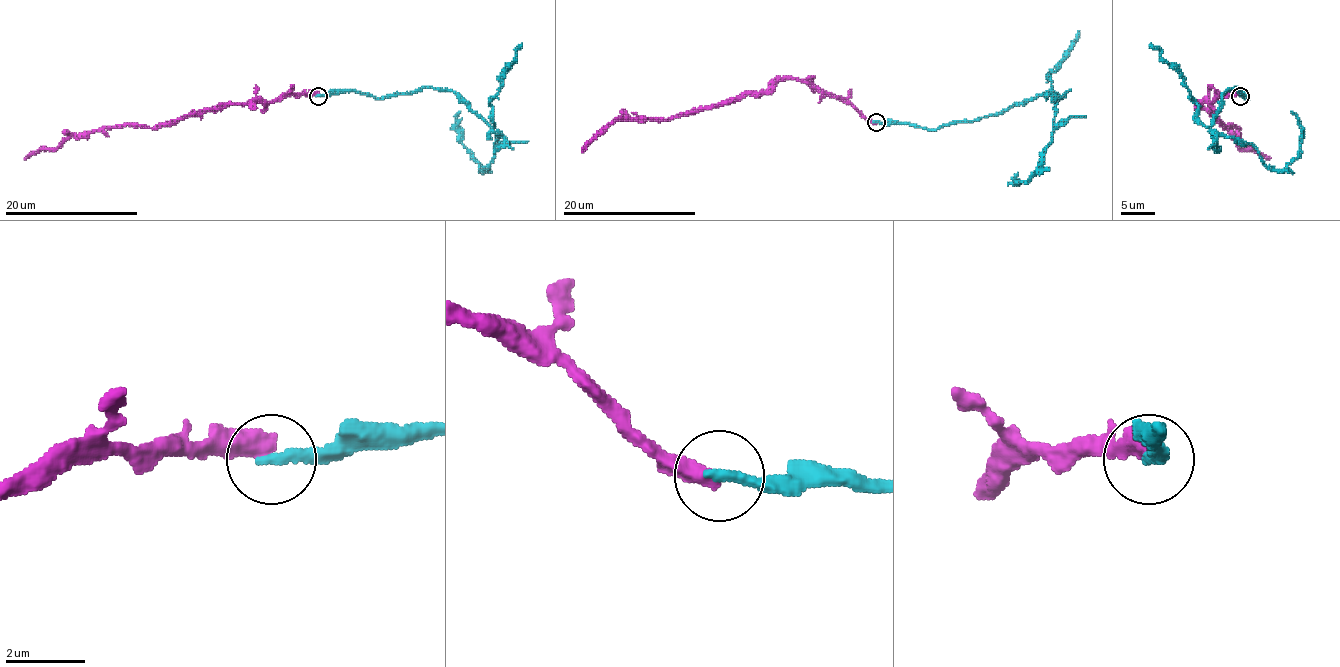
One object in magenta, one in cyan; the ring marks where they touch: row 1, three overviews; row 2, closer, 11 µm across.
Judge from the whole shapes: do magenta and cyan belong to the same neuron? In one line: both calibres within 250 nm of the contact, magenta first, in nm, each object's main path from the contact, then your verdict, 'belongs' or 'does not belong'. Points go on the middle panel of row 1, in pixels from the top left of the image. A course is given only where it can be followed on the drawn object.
calibres 480 and 300 nm; course magenta (876, 122), (804, 82), (776, 79), (764, 91), (666, 119), (616, 119), (581, 152); course cyan (876, 122), (939, 129), (998, 116), (1048, 92), (1056, 101), (1053, 141), (1028, 179), (1016, 181), (1018, 172); does not belong

